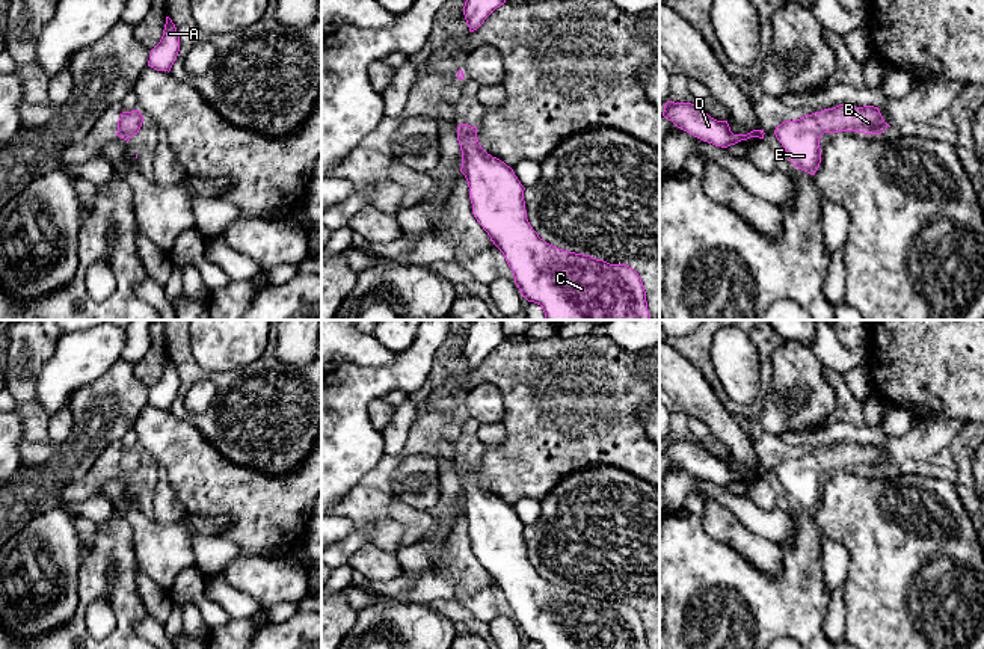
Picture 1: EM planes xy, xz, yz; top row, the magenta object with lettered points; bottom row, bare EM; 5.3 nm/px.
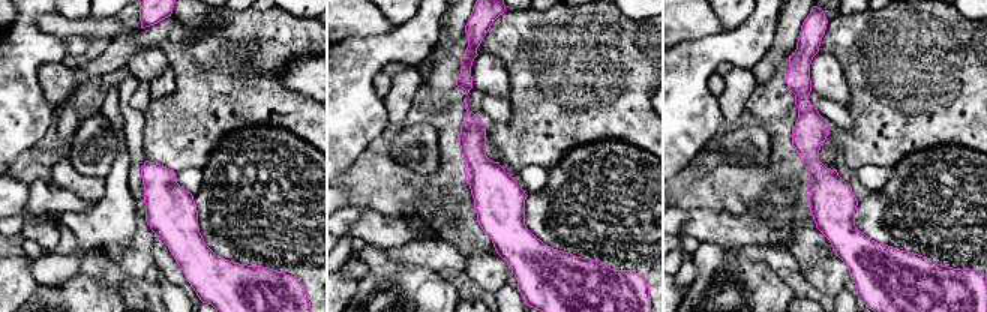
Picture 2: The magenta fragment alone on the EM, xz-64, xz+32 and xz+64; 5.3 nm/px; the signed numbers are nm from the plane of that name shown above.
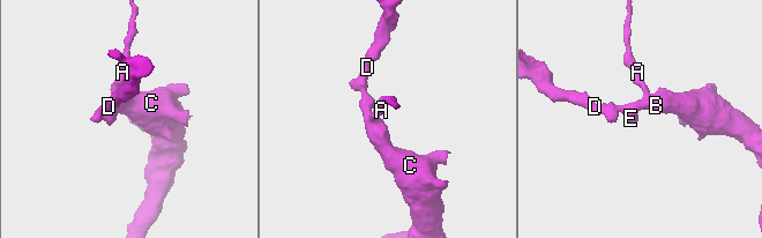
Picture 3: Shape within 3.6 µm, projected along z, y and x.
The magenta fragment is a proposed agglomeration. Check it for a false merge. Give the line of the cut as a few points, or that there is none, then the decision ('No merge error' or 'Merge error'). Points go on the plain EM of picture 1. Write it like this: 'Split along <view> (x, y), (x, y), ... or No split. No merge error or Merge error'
No split. No merge error

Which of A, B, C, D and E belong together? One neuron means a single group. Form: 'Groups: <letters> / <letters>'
Groups: A B C D E

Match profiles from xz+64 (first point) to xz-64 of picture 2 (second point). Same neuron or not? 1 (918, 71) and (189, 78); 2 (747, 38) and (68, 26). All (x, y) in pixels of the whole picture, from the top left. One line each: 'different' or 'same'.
1: same
2: different

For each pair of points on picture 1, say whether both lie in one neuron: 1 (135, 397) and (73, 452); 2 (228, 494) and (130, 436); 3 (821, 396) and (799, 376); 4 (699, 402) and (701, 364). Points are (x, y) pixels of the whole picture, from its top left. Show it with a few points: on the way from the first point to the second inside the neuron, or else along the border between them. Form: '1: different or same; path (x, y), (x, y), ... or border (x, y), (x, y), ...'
1: same; path (119, 405), (88, 436)
2: different; border (132, 426), (138, 447)
3: same; path (815, 391), (805, 382)
4: different; border (675, 349), (702, 375), (720, 402)

